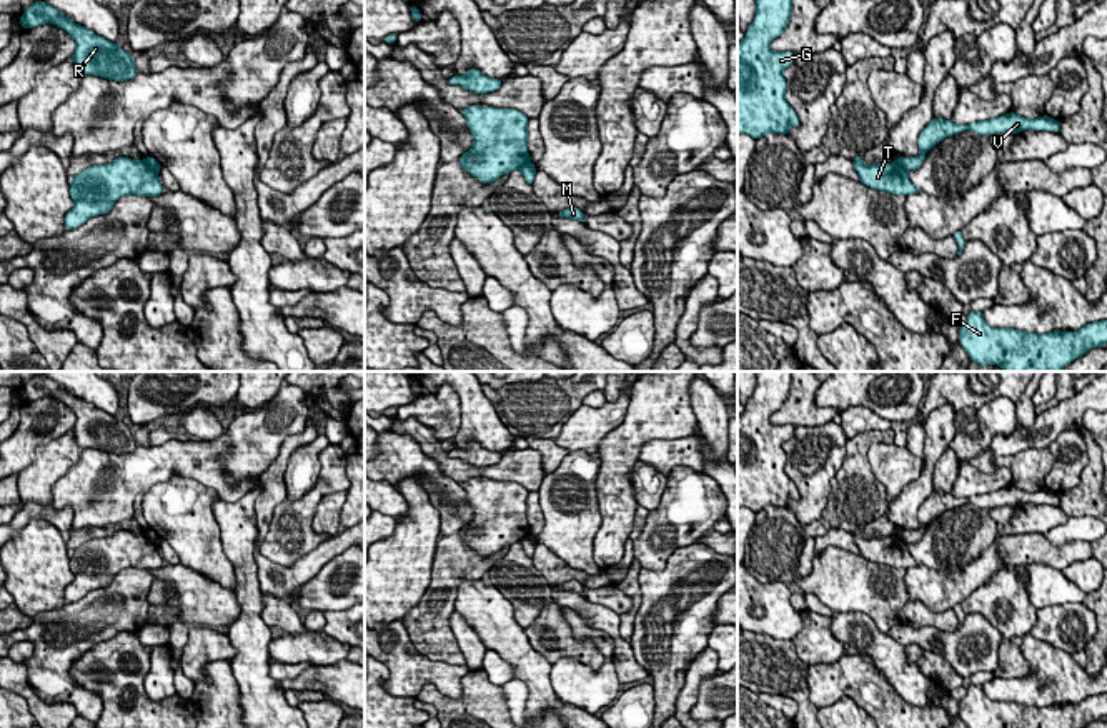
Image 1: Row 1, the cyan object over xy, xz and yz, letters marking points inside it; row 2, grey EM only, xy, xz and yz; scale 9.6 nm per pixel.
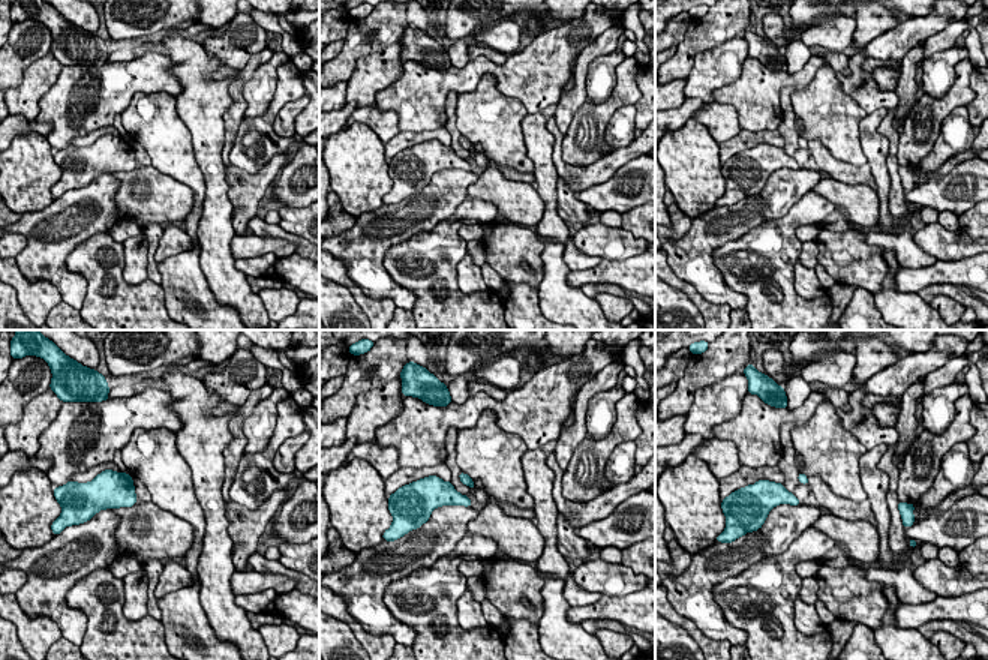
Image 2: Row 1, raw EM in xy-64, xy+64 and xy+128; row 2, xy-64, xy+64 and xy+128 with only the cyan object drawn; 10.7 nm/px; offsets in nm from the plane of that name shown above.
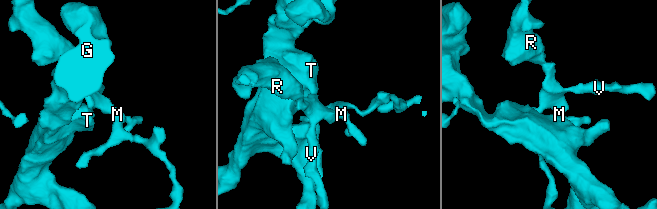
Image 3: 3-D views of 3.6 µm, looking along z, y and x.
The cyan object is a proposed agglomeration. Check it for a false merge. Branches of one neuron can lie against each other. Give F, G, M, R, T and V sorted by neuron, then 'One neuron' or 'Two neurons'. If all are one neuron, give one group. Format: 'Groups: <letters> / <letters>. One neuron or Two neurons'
Groups: F G T / M R V. Two neurons

